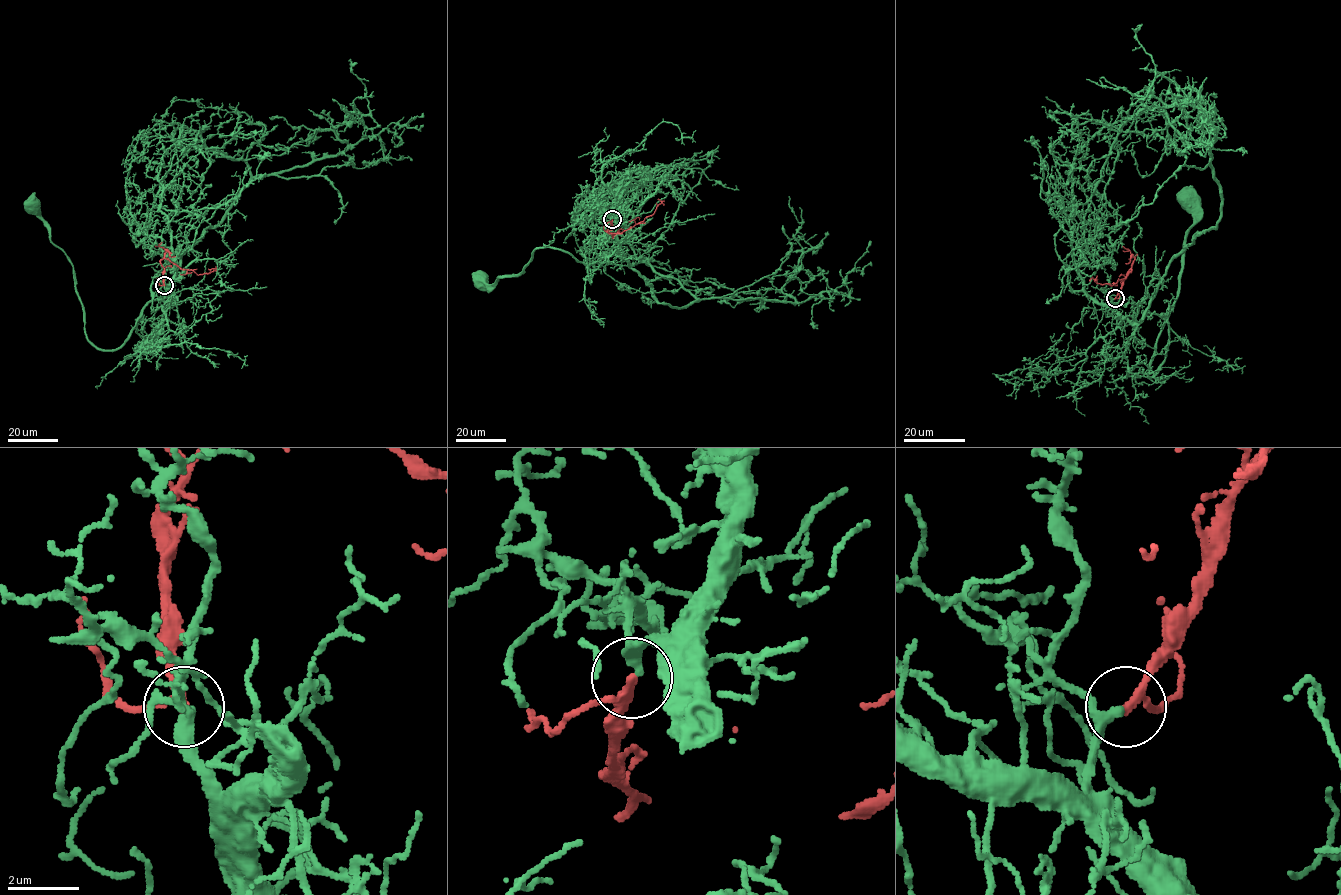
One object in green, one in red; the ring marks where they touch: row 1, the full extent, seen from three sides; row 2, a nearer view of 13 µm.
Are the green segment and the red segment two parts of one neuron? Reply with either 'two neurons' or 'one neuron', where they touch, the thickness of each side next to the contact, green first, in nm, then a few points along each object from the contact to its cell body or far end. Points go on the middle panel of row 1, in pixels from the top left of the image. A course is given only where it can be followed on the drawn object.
one neuron; at (612, 219); 240 nm thick on the green side, 190 nm on the other; green runs (612, 219), (618, 246), (593, 264), (537, 247), (519, 274), (481, 280); red runs (612, 220), (608, 232), (629, 229), (654, 213), (661, 203), (658, 199)

